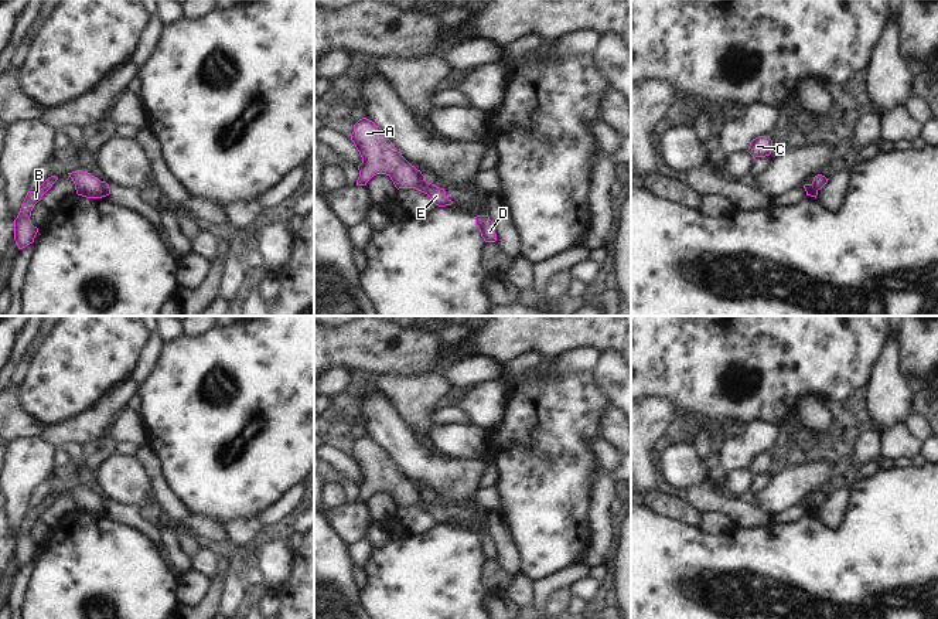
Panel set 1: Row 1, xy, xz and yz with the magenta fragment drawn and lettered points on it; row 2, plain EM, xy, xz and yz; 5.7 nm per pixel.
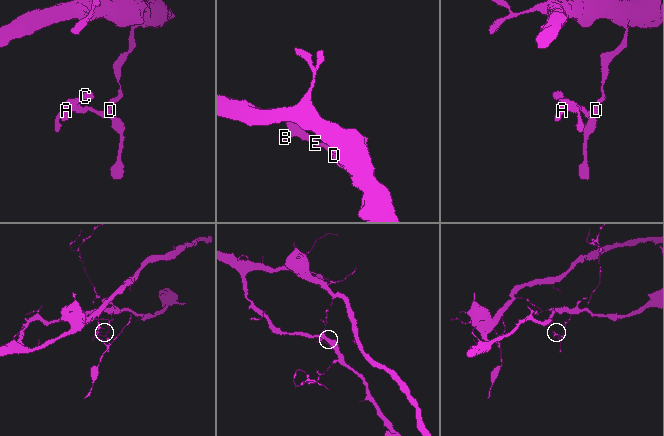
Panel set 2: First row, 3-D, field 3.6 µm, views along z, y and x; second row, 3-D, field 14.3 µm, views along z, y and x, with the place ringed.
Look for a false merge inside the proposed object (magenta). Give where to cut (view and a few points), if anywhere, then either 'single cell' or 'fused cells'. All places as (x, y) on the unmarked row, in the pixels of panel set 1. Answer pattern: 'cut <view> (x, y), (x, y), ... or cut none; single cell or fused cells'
cut none; single cell

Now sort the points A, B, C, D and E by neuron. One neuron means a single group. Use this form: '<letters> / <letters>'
A B C D E

